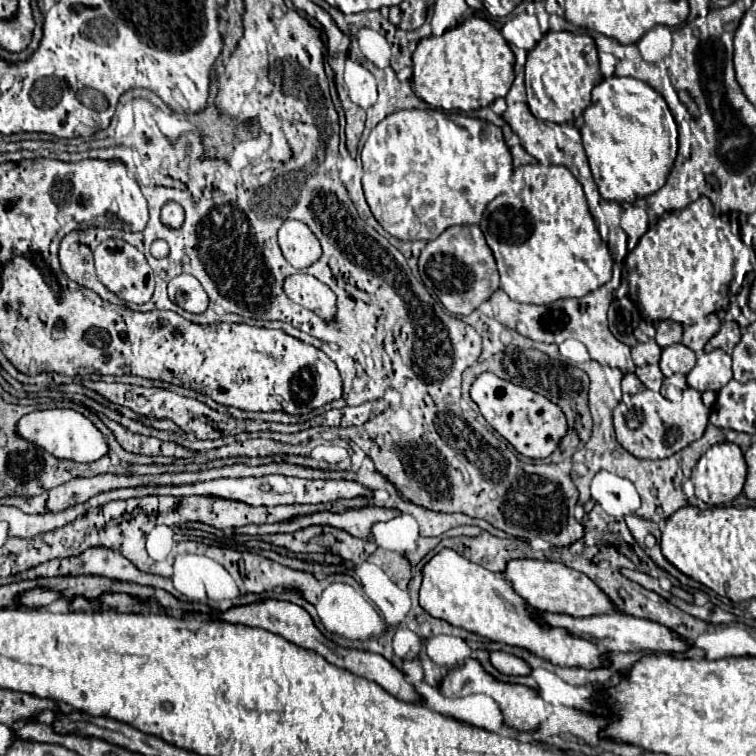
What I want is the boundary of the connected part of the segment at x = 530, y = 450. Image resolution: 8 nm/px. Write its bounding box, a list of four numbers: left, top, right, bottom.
[470,371,568,459]

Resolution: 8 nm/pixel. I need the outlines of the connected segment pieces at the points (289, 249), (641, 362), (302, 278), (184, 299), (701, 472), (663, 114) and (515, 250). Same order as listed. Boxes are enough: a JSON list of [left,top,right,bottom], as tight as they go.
[[278,221,322,269],[632,339,662,367],[284,273,336,321],[168,275,208,313],[692,443,746,505],[582,77,678,203],[480,165,612,303]]

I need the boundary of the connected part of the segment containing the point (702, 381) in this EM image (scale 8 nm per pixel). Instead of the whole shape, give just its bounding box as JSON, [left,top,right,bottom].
[688,349,732,393]

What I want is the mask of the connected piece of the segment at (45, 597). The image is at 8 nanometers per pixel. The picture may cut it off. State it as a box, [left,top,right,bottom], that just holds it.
[18,589,60,609]

